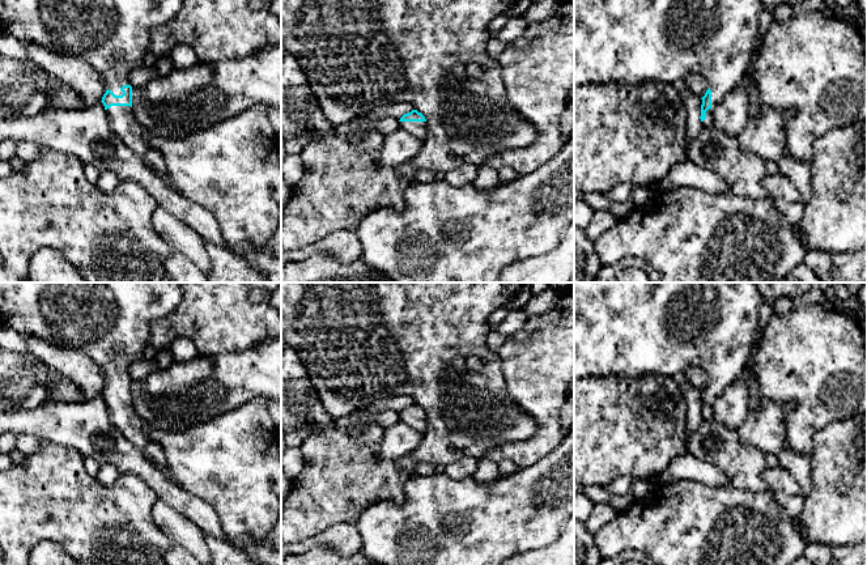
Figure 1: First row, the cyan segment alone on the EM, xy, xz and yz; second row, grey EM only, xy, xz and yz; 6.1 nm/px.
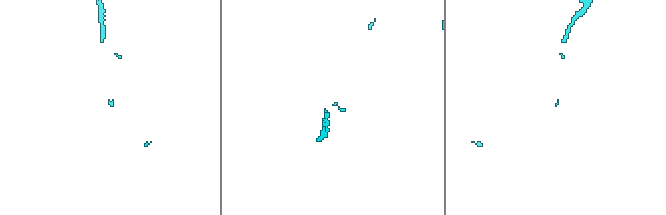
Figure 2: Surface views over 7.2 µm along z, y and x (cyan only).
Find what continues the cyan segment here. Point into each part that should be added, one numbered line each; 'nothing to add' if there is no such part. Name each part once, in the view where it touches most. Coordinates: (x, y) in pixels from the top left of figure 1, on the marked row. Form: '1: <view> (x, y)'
1: yz (615, 41)

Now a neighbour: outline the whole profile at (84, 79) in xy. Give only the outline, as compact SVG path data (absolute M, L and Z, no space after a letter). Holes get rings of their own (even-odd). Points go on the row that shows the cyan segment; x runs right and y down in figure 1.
M30 43L25 47L27 58L35 61L48 75L56 76L72 86L84 98L86 106L102 101L106 85L101 75L78 58L68 58Z

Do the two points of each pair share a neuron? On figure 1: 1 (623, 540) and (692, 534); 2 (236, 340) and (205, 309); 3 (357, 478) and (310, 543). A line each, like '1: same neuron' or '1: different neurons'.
1: same neuron
2: same neuron
3: different neurons

